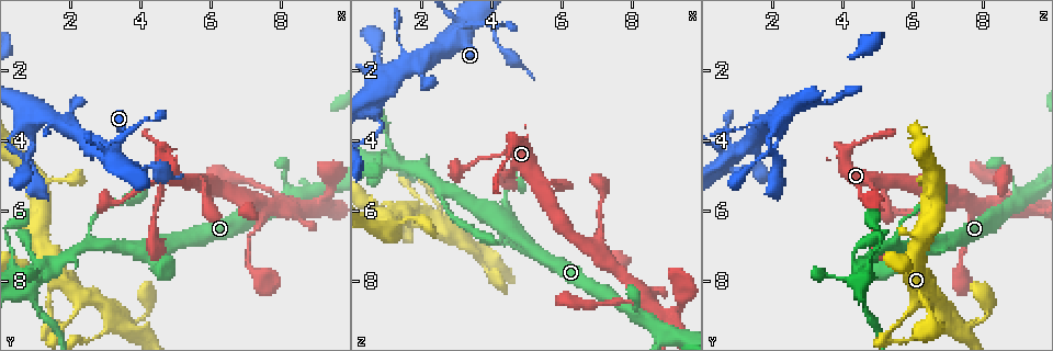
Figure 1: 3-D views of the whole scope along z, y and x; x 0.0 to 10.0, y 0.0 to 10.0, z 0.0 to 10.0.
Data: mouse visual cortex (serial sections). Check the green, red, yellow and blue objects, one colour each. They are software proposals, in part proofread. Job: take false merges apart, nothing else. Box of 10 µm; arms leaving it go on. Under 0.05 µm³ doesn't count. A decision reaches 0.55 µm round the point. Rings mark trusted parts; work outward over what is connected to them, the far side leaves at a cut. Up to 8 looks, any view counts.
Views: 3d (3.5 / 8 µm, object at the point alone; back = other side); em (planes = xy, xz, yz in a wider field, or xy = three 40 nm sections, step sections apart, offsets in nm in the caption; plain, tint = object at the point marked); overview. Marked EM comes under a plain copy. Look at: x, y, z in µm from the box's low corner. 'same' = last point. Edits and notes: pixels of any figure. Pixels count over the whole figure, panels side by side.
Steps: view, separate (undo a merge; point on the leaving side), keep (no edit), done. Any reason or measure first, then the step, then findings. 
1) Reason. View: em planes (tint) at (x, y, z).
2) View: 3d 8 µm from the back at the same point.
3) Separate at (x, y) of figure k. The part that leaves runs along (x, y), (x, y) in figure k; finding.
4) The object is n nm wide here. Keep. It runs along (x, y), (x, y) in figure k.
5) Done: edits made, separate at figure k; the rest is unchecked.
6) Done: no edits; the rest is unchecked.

Thin arm on a thick one. View: 3d 3.5 µm from the back at (1.05, 3.35, 2.25).

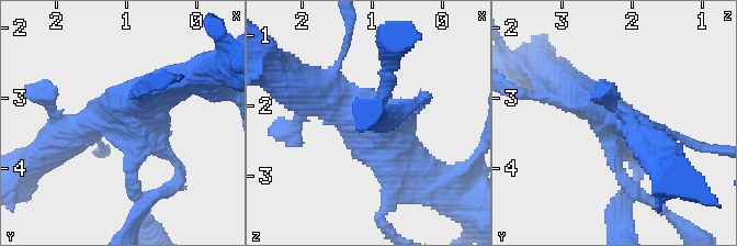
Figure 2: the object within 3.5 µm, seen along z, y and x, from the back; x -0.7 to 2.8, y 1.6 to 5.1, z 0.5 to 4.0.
4 arms meet here; the arms are 200, 250, 450, 600 nm wide. View: em planes (tint) at the same point.

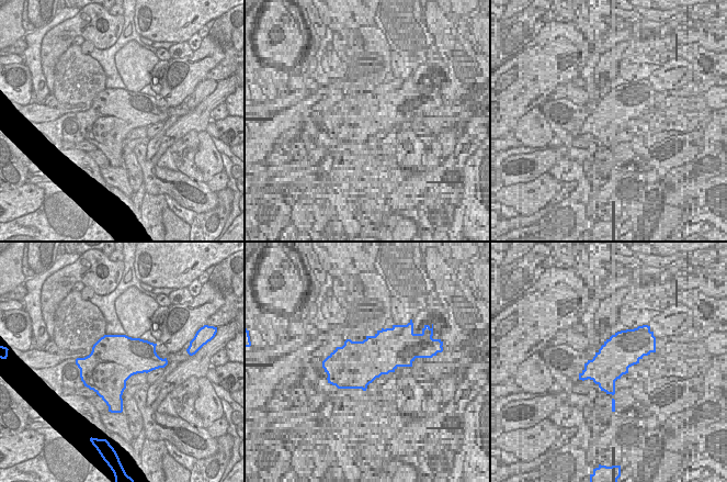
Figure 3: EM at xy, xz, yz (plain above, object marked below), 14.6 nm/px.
Keep. It runs along (302, 92), (363, 114), (410, 163) in figure 2; all the same cell.

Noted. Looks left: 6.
View: 3d 3.5 µm at (1.25, 5.20, 6.40).

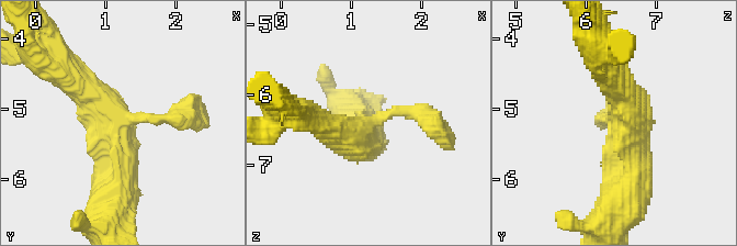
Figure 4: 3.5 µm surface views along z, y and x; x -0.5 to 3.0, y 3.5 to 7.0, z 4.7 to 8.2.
3 arms meet here; the arms are 150, 400, 600 nm wide; now the EM. View: em xy step 5 (tint) at (1.25, 5.15, 6.40).

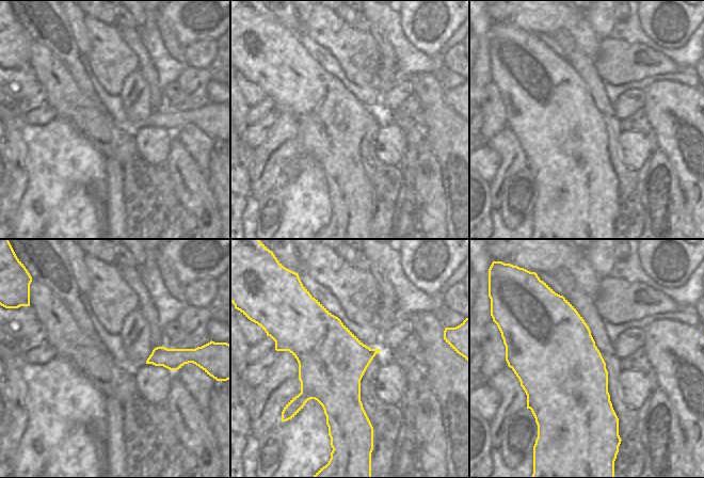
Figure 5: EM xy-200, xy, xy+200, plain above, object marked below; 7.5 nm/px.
View: em xy step 1 (tint) at the same point.

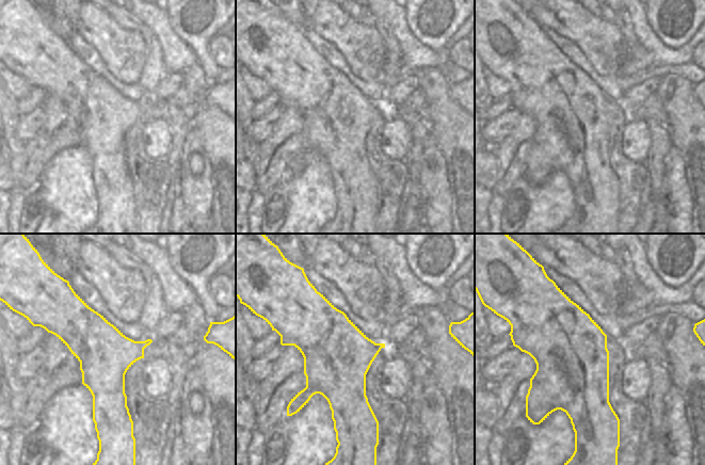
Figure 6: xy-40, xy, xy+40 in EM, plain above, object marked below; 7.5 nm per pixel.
Keep. It runs along (117, 190), (111, 120), (60, 66) in figure 4; one cell here.

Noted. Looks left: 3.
View: 3d 8 µm at (2.65, 6.95, 5.40).

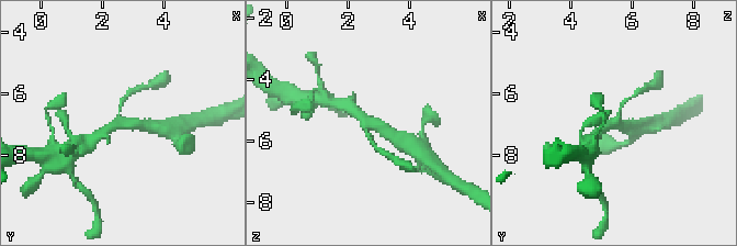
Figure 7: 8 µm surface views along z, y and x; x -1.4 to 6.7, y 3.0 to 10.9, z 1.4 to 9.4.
3 arms meet here; the arms are 150, 300, 350 nm wide; need the tissue. View: em xy step 2 (tint) at the same point.

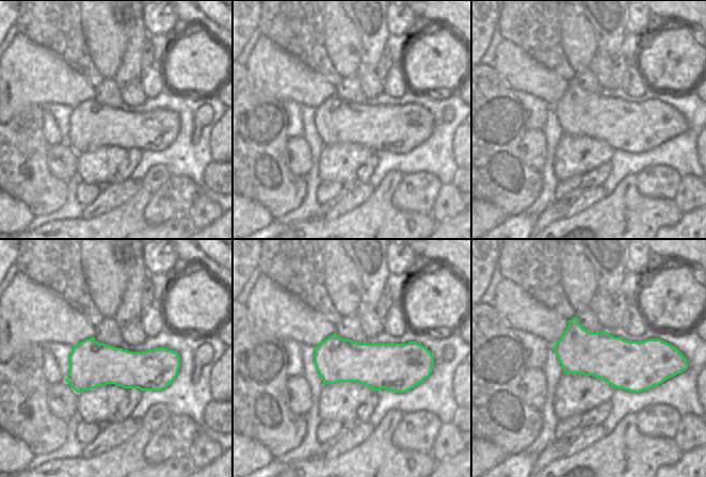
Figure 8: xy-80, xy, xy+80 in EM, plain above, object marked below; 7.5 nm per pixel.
Keep. It runs along (396, 137), (344, 104) in figure 7; continuous, no second cell.

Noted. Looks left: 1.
Done: no edits; the rest is unchecked.

